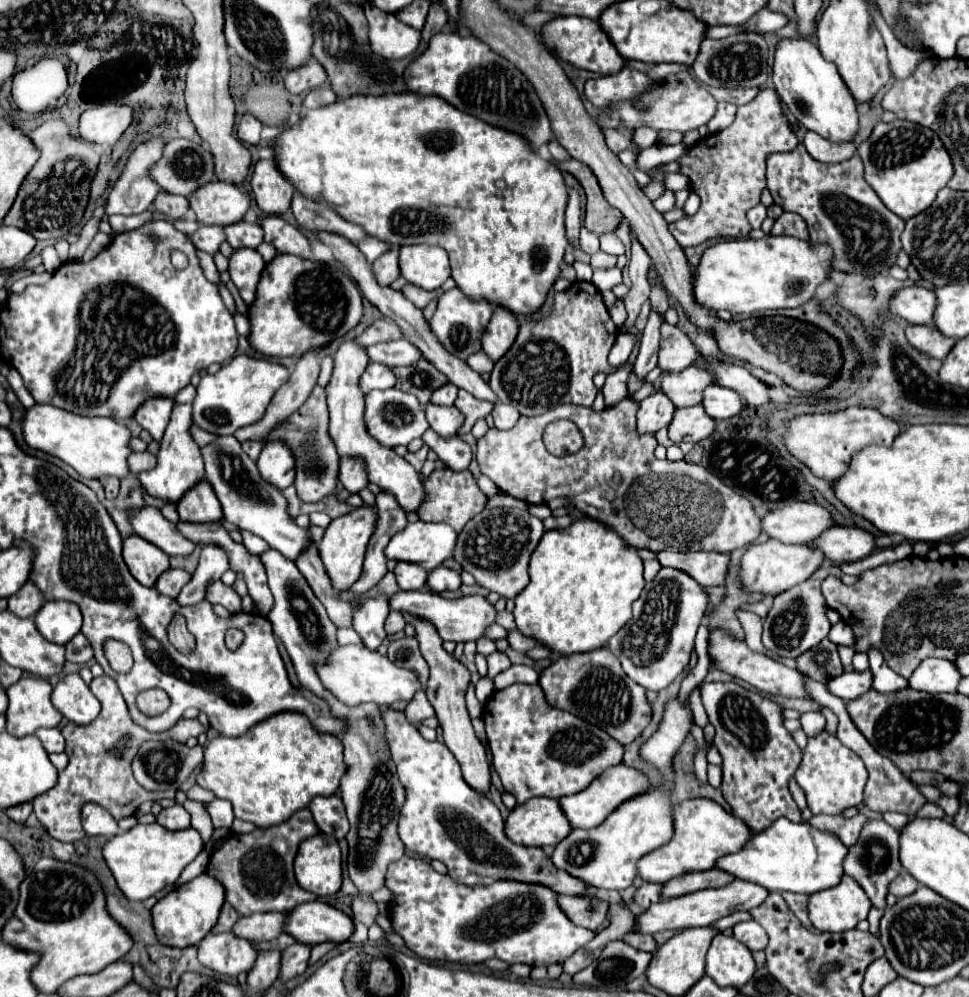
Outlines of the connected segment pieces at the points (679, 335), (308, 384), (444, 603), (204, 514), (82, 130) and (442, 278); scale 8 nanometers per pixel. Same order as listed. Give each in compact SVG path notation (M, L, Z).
M663 323L661 349L659 349L659 367L663 371L681 371L691 367L701 357L697 345L675 325Z
M311 349L303 357L299 357L297 365L291 371L289 381L283 385L283 389L279 389L279 393L275 393L275 401L271 401L263 421L257 421L255 425L235 431L235 437L239 441L247 441L247 439L265 441L269 429L273 429L275 423L281 423L287 415L291 415L295 409L299 409L305 403L305 399L311 395L319 379L321 353L323 349Z
M399 591L389 599L389 605L395 611L409 611L417 617L431 621L443 641L455 641L455 643L481 639L485 635L487 627L493 625L495 617L497 617L495 605L489 603L483 595L463 595L463 597L455 597L455 599L445 599L445 597L421 593L421 591Z
M203 481L203 485L195 485L195 489L191 489L183 501L179 501L177 513L179 521L183 523L215 523L223 519L219 499L207 481Z
M101 105L79 117L79 137L93 145L115 145L133 119L131 107Z
M403 245L399 249L399 269L409 283L427 291L441 289L451 277L445 249L433 245Z

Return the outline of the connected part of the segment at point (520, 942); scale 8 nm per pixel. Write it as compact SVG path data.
M403 857L395 861L387 873L387 887L395 893L391 901L393 929L405 939L407 947L435 963L483 963L487 959L501 959L505 963L525 963L529 967L543 967L563 963L577 949L589 943L595 933L577 927L559 907L557 893L547 885L521 881L495 881L493 885L461 885L447 875L437 873L425 859Z

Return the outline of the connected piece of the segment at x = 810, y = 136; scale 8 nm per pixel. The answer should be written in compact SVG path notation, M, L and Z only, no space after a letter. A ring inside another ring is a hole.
M807 131L803 145L813 159L823 161L823 163L841 163L841 161L853 157L853 153L855 153L853 141L835 145L835 141L829 141L829 139L825 141L825 137L821 137L819 133L813 133L813 131Z

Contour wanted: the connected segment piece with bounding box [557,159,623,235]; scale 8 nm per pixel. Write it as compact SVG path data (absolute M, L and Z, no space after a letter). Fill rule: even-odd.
M569 159L569 161L557 163L557 165L559 165L559 169L573 173L585 189L585 195L587 195L585 227L587 227L587 231L591 231L595 235L617 231L617 227L623 223L623 213L619 213L619 209L615 209L607 203L607 199L603 197L603 191L599 187L599 181L591 173L591 169L577 159Z

